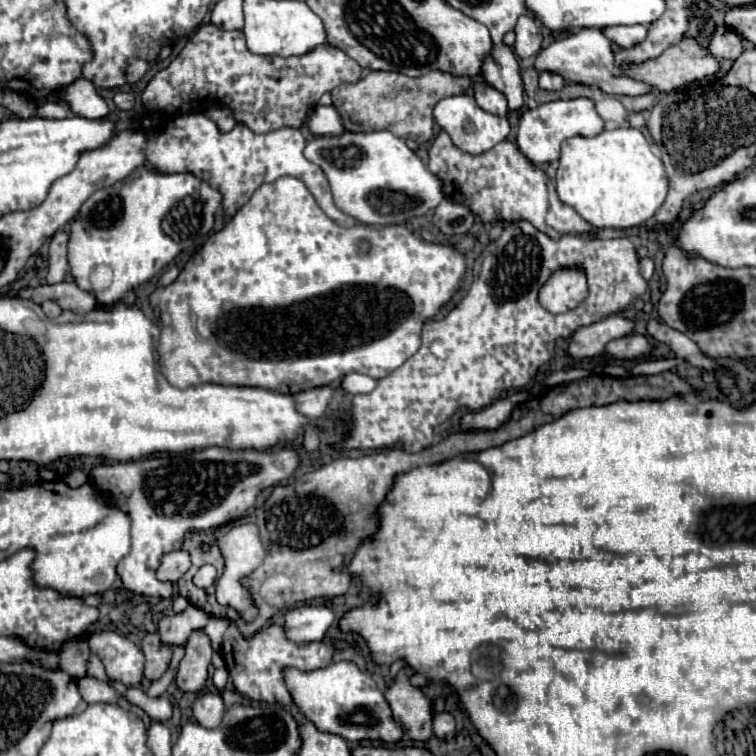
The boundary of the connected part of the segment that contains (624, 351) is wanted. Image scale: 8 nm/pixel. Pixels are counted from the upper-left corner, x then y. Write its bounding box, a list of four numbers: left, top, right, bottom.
[605,333,655,359]

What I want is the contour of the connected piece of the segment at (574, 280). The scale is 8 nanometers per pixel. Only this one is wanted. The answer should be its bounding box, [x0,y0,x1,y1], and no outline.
[539,269,587,313]

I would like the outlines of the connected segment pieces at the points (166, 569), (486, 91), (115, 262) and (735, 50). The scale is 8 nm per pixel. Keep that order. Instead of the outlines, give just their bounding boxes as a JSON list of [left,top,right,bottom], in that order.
[[157,551,191,583],[473,81,509,117],[69,167,223,305],[709,27,743,59]]

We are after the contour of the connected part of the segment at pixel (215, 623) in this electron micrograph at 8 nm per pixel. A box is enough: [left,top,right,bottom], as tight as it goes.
[205,619,230,651]

